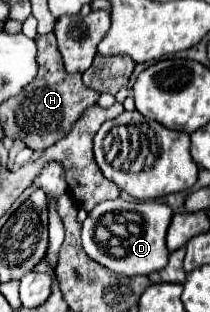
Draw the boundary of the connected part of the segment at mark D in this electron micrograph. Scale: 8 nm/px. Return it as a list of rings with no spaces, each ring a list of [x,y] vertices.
[[[115,198],[115,200],[101,202],[99,206],[95,206],[89,212],[87,220],[83,222],[83,228],[81,228],[83,250],[87,252],[89,258],[93,258],[101,266],[113,270],[115,274],[139,276],[139,274],[159,272],[167,266],[167,258],[169,258],[169,250],[165,246],[165,234],[167,234],[167,228],[171,224],[171,218],[173,218],[173,210],[167,204],[153,202],[153,200],[149,200],[149,202],[127,202],[123,198]]]

